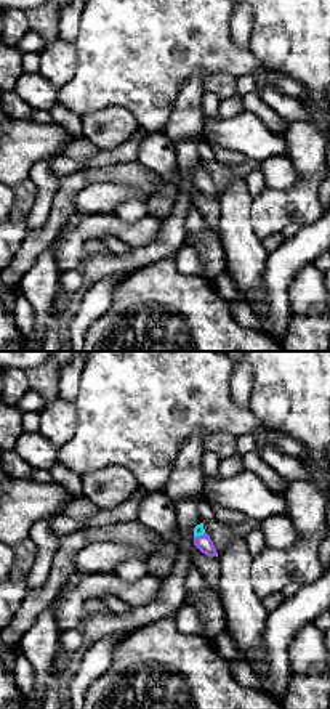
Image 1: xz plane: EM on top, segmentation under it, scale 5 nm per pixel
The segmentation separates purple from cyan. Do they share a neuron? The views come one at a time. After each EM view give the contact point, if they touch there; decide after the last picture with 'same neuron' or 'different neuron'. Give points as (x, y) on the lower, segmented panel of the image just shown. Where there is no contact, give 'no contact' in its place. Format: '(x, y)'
(199, 536)

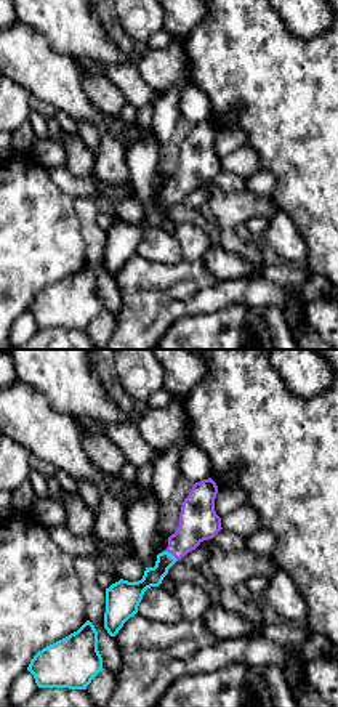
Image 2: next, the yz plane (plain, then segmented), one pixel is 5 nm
(172, 553)

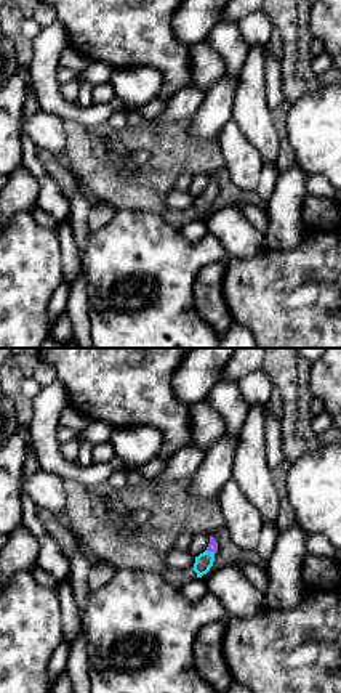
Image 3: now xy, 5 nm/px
(212, 551)

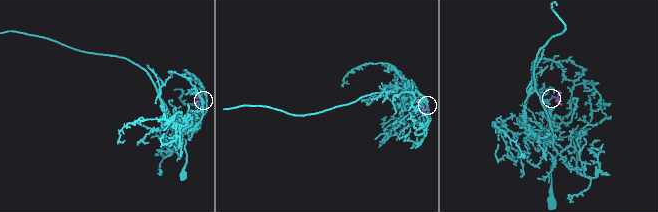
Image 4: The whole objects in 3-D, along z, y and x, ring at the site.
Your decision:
same neuron

